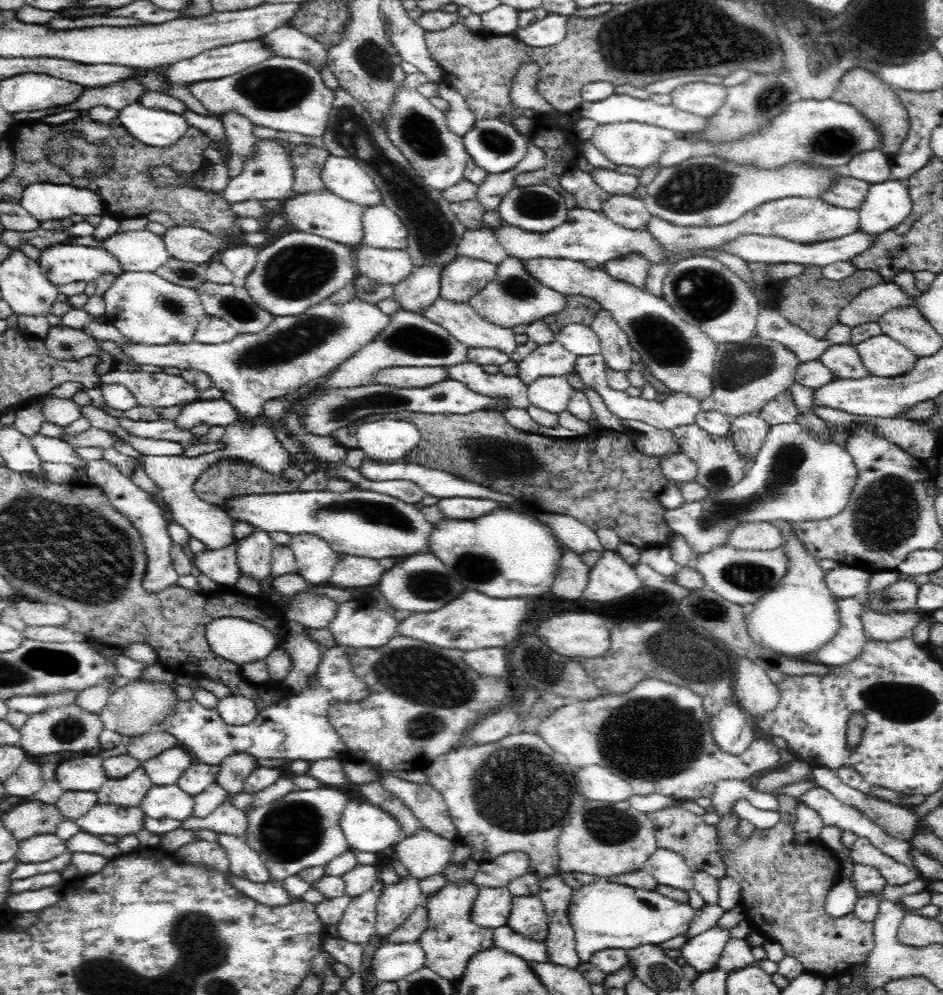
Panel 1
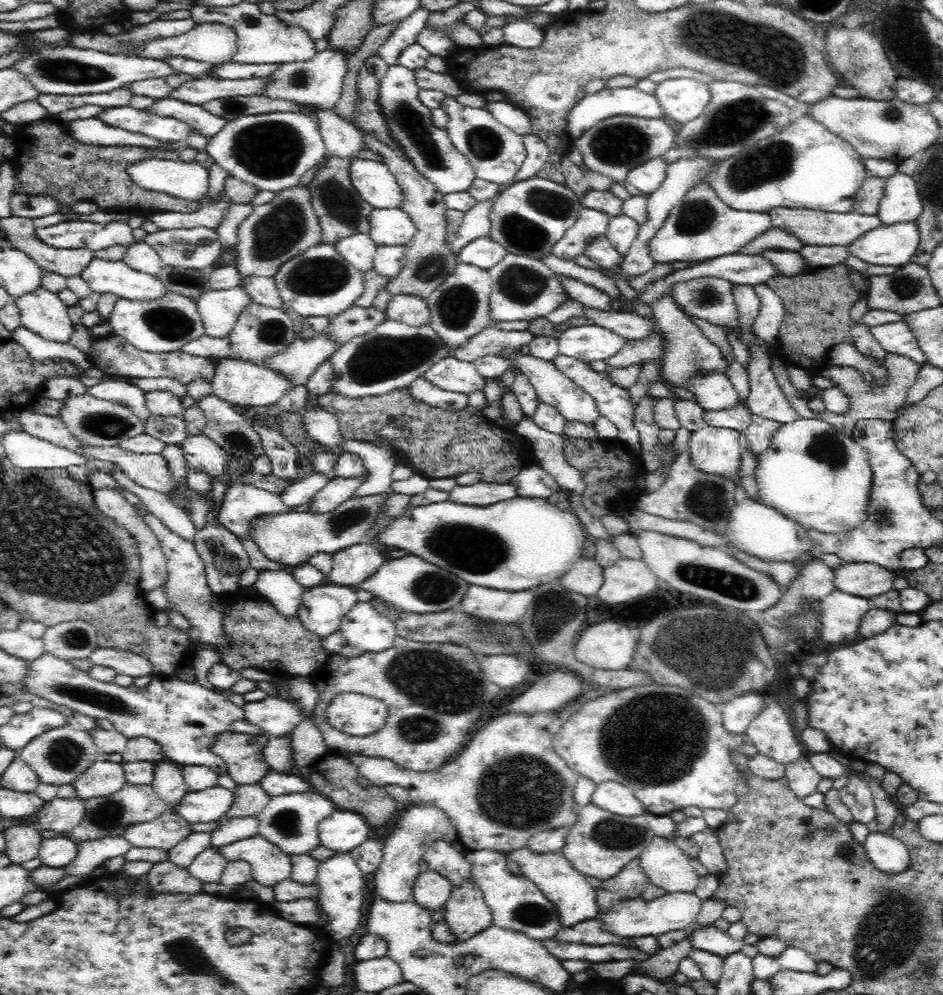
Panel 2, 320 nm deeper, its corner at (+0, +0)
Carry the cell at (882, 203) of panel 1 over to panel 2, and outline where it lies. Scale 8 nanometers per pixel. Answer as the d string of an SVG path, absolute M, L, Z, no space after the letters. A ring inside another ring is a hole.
M902 172L886 179L877 215L883 225L914 222L923 211L916 181Z

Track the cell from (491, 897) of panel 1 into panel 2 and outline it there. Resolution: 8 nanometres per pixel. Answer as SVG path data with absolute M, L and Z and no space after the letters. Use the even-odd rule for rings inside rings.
M474 878L453 887L443 909L443 921L459 945L493 924L490 909Z

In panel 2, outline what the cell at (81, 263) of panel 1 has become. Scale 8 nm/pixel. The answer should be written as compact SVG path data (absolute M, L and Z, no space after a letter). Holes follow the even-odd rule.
M93 258L80 275L82 280L89 284L92 293L100 295L112 294L124 300L146 302L160 300L170 294L170 291L164 287L163 281L157 276L132 270L124 261L112 262Z

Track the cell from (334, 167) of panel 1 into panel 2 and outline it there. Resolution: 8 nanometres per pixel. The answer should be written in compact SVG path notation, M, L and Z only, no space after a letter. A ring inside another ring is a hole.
M356 158L350 172L354 188L375 209L401 208L403 189L384 162Z

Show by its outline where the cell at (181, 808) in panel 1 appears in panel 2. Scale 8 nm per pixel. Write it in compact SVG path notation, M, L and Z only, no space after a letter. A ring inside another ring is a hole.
M216 785L200 792L189 792L175 806L175 812L190 824L223 821L233 802L233 791Z

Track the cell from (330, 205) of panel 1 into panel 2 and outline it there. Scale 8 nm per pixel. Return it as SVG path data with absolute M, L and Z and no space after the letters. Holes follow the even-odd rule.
M358 234L343 238L335 244L335 249L363 273L373 269L373 258L377 244L369 234Z

